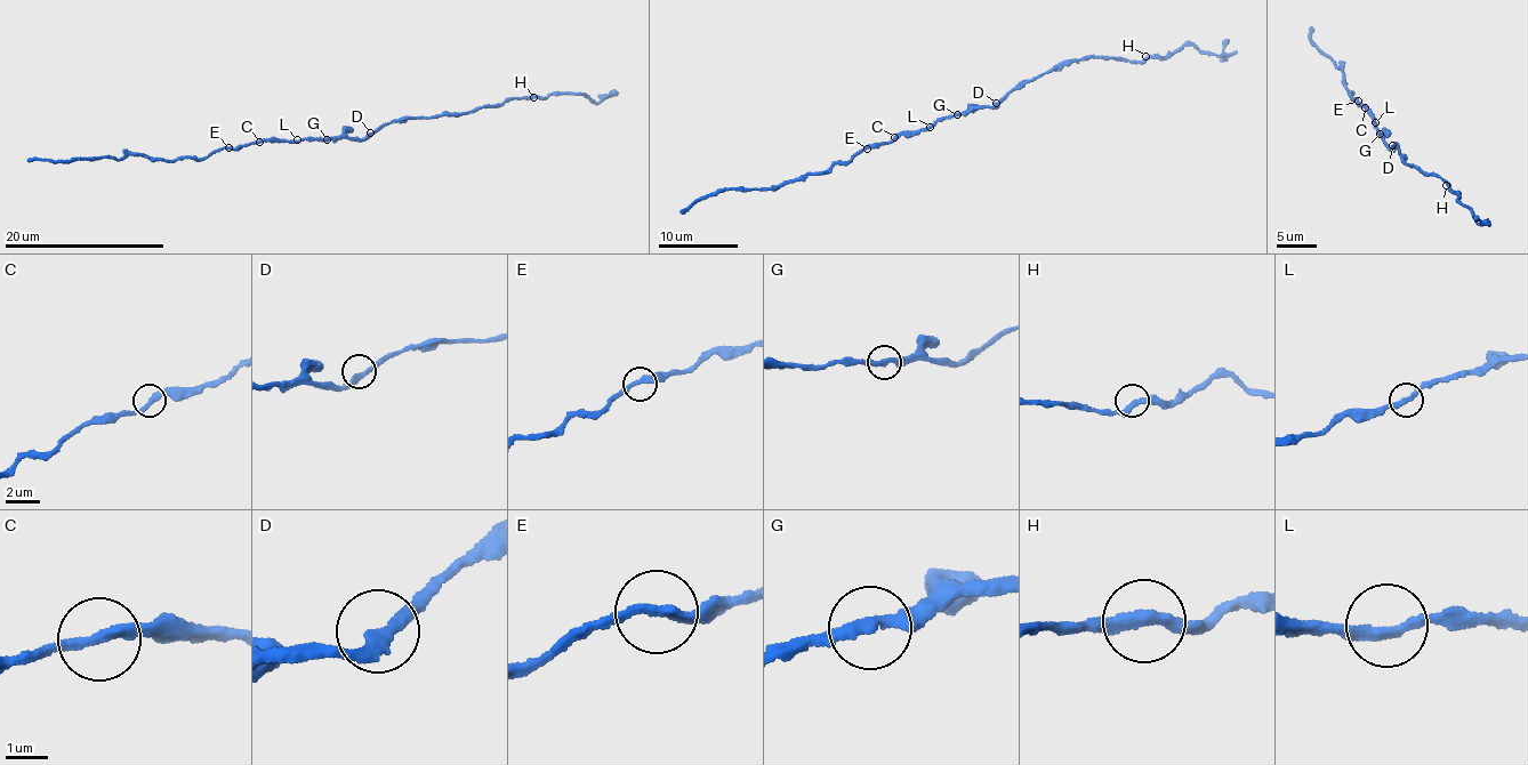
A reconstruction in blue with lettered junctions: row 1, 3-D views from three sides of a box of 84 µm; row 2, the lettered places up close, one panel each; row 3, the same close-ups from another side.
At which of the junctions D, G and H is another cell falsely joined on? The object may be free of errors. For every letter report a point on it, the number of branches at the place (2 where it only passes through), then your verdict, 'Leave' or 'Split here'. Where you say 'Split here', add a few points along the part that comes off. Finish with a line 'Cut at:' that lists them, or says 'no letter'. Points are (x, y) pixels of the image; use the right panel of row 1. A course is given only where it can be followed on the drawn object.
D: Place: (1392, 145). Branches: 2. Leave
G: Place: (1380, 134). Branches: 2. Leave
H: Place: (1446, 185). Branches: 2. Leave
Cut at: no letter

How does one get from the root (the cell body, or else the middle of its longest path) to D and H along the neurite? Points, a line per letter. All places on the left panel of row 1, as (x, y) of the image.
D: (336, 138), (364, 138), (370, 133)
H: (336, 138), (370, 138), (393, 122), (459, 114), (512, 98), (533, 97)

